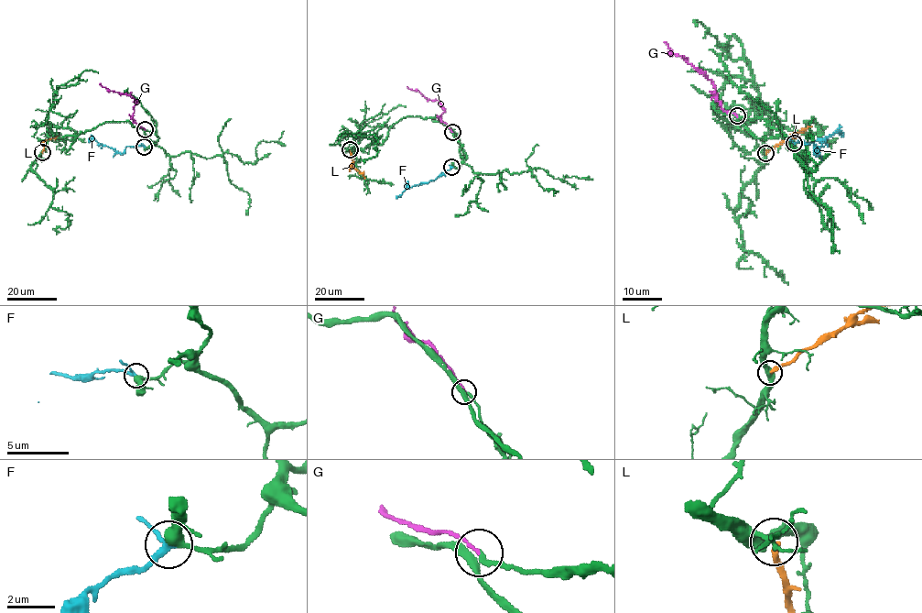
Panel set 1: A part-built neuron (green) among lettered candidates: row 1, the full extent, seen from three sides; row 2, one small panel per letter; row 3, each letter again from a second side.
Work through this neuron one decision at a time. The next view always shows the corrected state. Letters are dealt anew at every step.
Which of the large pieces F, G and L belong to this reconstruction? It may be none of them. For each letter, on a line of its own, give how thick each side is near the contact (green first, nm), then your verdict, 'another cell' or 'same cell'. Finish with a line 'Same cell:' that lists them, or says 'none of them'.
F: 400/240 nm | same cell
G: 190/110 nm | same cell
L: 440/260 nm | another cell
Same cell: F, G

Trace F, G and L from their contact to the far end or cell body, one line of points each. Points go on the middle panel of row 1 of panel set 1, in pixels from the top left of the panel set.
F: (451, 167), (435, 180), (407, 187), (395, 197)
G: (452, 132), (439, 118), (443, 112), (439, 102), (428, 100), (418, 91), (407, 86)
L: (350, 149), (352, 166), (364, 178)

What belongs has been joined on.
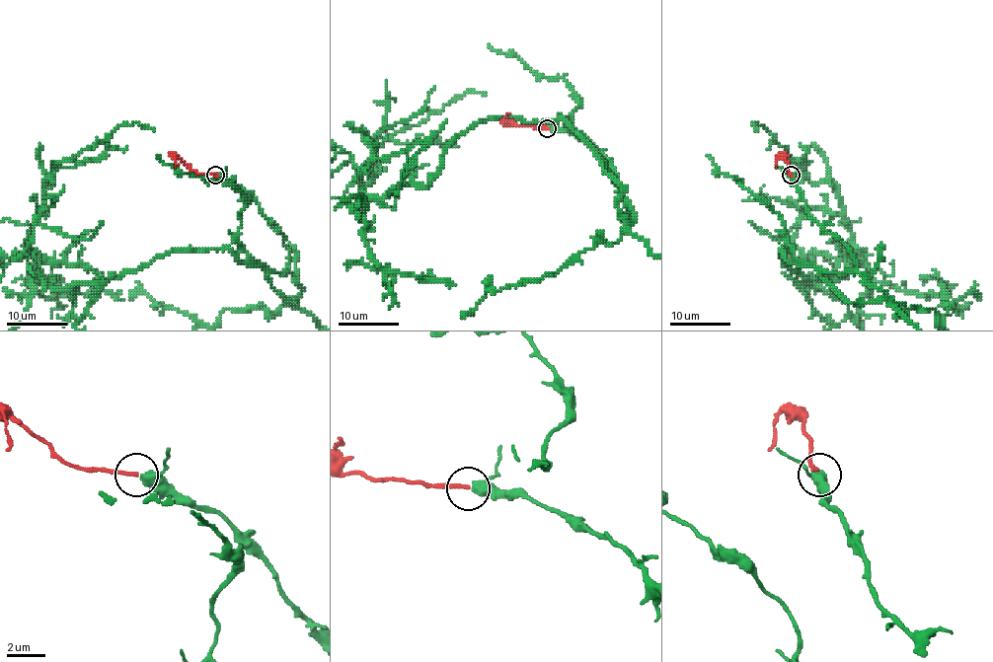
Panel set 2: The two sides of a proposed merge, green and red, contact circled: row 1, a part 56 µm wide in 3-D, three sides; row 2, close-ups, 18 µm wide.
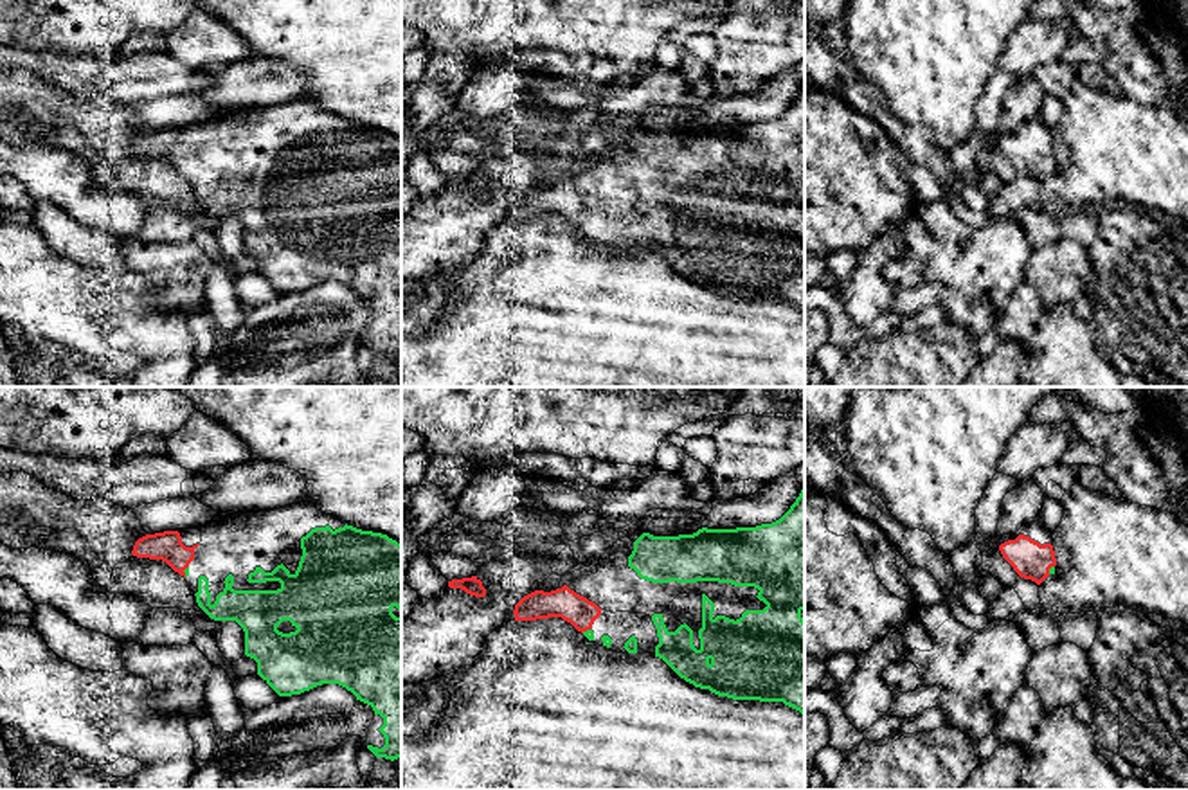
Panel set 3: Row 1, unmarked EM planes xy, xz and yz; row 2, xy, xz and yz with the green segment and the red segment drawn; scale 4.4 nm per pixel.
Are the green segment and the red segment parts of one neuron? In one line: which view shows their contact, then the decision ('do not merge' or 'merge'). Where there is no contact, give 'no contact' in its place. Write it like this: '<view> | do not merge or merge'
xy | merge

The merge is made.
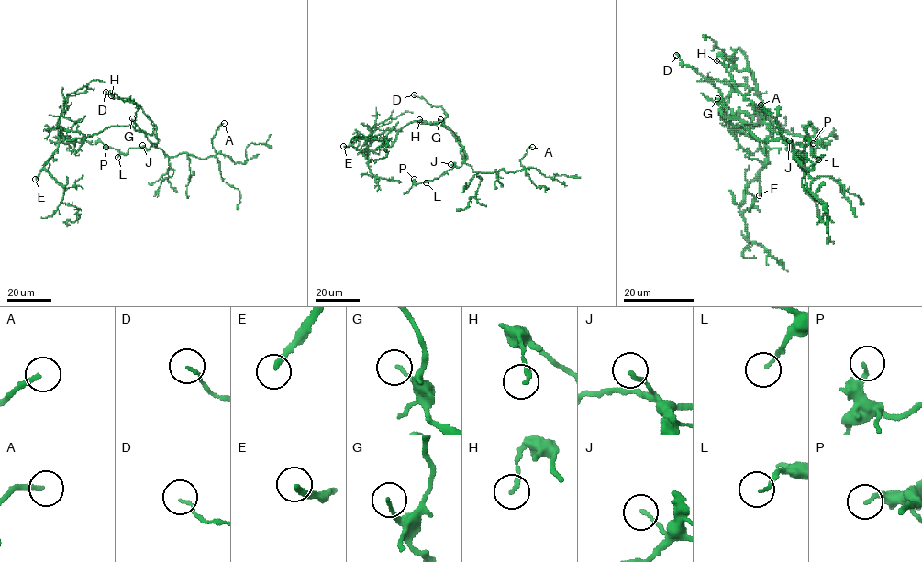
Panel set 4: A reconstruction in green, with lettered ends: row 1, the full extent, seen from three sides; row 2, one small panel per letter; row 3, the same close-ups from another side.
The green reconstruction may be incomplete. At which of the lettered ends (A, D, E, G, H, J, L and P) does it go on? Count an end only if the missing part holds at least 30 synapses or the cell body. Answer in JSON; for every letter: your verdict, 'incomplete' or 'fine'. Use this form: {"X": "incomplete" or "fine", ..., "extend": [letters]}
{"A": "incomplete", "D": "fine", "E": "incomplete", "G": "fine", "H": "fine", "J": "fine", "L": "fine", "P": "fine", "extend": ["A", "E"]}

